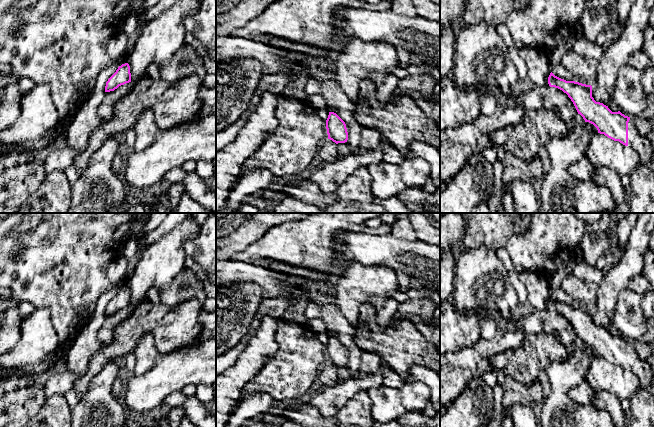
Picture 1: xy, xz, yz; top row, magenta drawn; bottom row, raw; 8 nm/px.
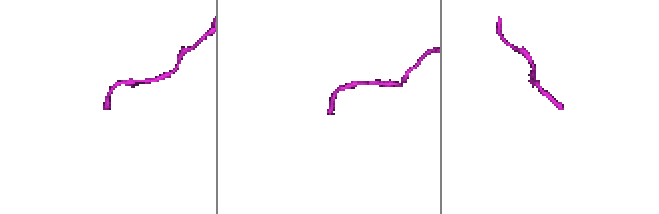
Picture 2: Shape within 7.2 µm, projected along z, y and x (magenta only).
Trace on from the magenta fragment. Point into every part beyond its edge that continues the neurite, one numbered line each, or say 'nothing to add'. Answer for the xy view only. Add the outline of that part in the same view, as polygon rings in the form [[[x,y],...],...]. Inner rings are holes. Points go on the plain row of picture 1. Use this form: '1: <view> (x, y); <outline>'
nothing to add

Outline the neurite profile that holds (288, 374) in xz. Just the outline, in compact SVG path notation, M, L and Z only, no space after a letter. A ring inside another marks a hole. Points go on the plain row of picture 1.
M279 320L275 338L278 350L245 385L242 397L266 393L275 401L281 402L301 397L317 383L318 373L328 363L326 345L317 338L317 334L307 324L290 324Z

